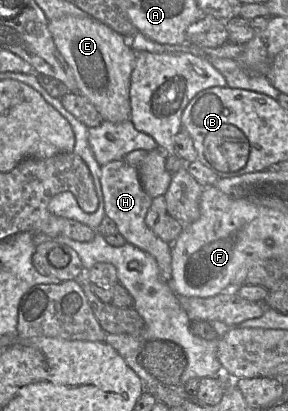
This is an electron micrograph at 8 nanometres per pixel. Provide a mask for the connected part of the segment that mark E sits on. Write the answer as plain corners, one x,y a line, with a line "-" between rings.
65,16
51,20
48,27
58,50
73,71
79,94
89,99
104,121
131,120
129,93
136,52
129,46
129,41
91,16

